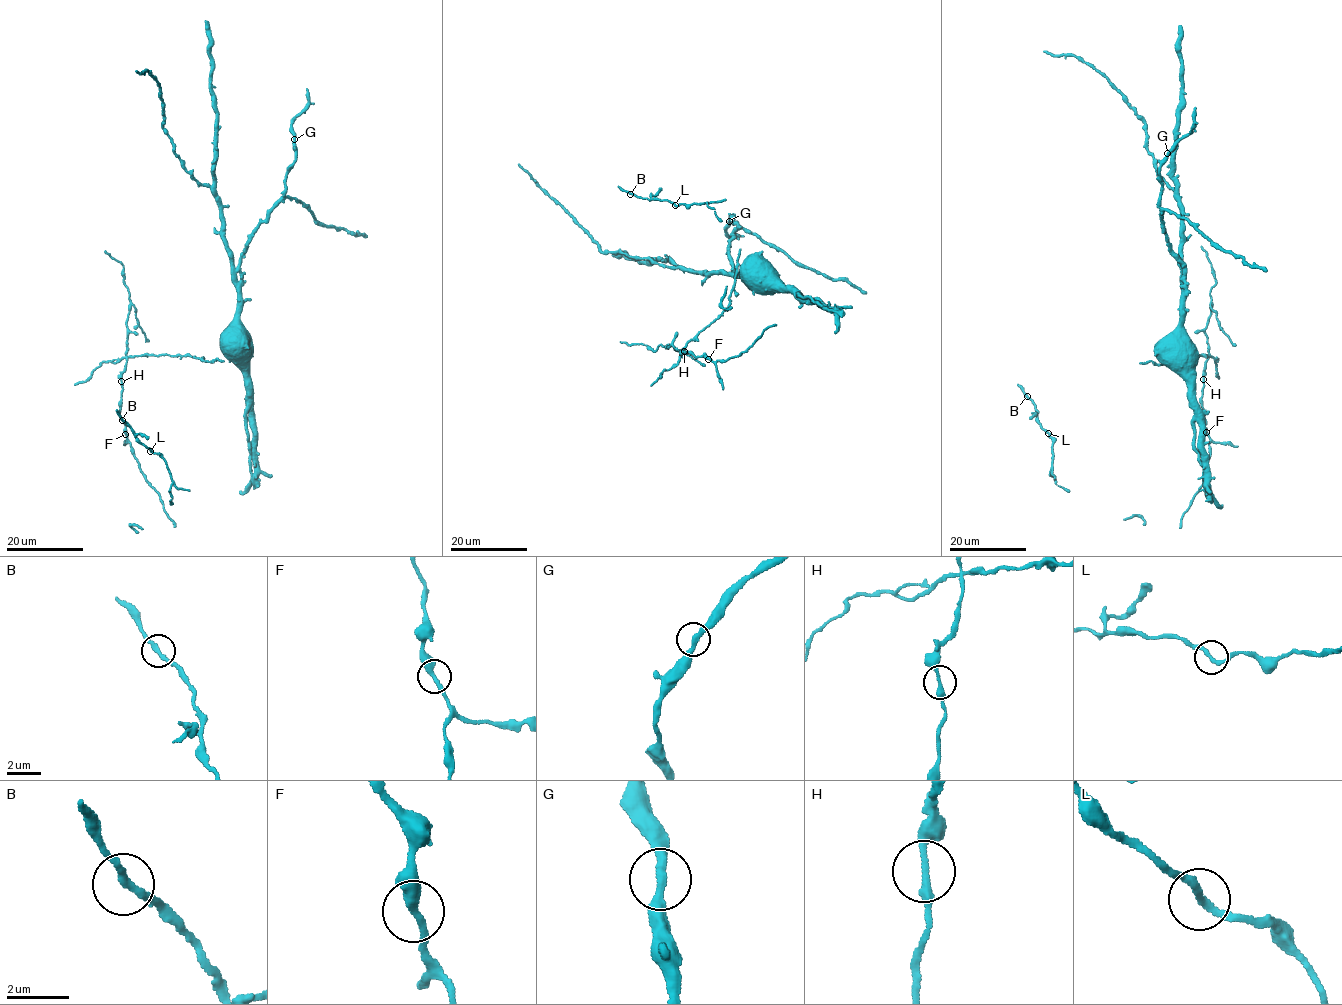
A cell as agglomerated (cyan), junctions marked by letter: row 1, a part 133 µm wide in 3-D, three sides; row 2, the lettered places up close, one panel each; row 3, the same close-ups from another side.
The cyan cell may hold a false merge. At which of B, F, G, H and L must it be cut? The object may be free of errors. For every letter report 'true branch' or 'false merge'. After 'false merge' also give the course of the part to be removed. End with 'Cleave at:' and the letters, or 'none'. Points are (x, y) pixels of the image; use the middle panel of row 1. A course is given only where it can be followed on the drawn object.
B: true branch
F: true branch
G: true branch
H: false merge; course (684, 351), (681, 350), (689, 341), (728, 307), (740, 248)
L: true branch
Cleave at: H

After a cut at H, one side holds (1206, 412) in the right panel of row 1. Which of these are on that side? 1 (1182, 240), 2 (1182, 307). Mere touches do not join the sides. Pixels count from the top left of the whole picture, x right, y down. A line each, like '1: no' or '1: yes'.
1: yes
2: yes

